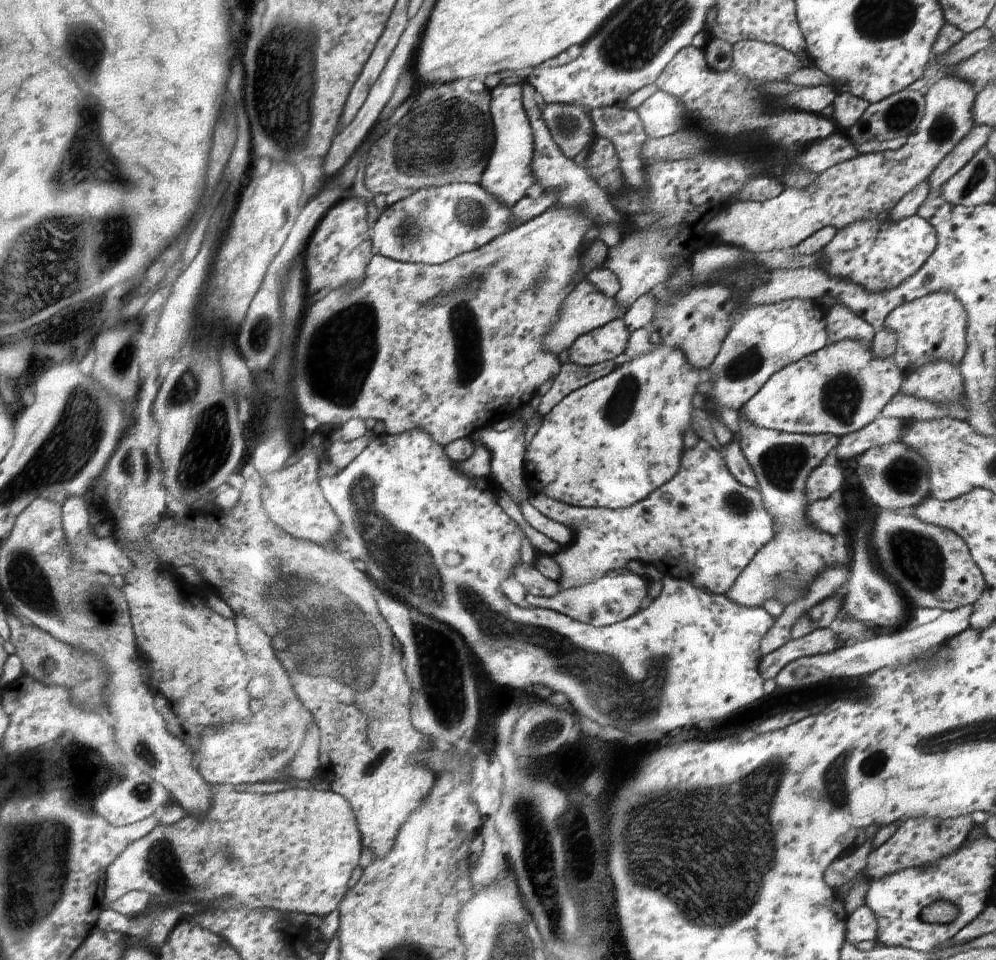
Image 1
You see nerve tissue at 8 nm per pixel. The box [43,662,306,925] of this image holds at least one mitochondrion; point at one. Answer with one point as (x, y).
(163, 864)

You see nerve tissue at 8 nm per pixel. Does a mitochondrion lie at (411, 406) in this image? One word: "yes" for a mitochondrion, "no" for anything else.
no

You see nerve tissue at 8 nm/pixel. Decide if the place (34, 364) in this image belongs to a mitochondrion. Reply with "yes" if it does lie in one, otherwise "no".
no

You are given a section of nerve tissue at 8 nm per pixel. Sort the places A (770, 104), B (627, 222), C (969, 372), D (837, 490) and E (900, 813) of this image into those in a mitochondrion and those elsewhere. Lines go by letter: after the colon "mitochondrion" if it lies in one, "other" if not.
A: other
B: other
C: other
D: other
E: other

